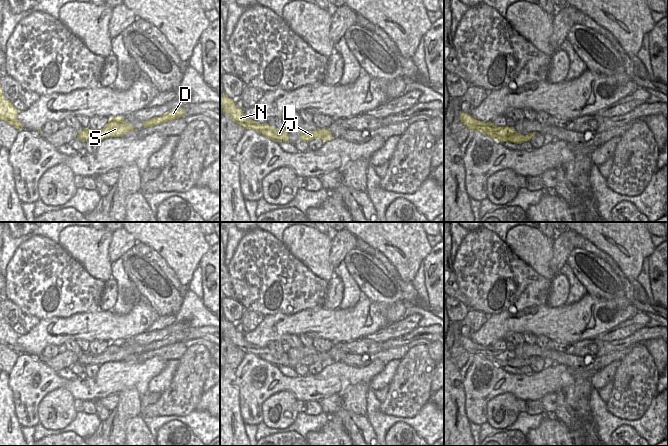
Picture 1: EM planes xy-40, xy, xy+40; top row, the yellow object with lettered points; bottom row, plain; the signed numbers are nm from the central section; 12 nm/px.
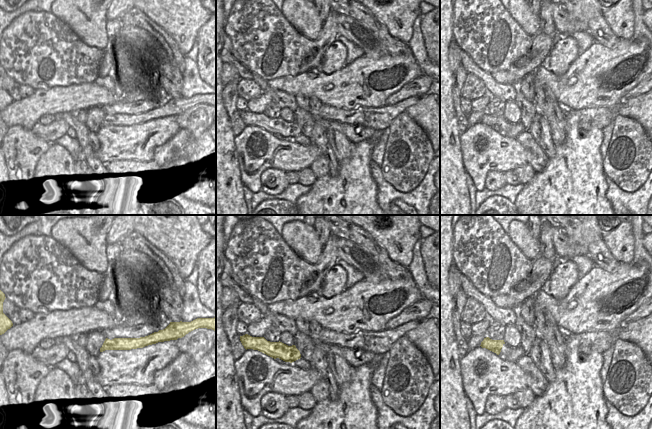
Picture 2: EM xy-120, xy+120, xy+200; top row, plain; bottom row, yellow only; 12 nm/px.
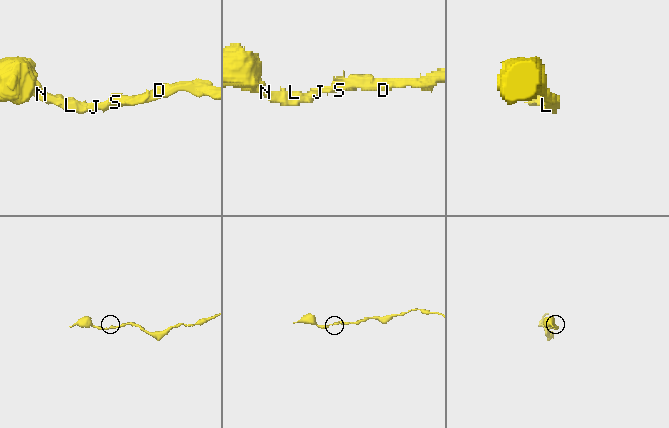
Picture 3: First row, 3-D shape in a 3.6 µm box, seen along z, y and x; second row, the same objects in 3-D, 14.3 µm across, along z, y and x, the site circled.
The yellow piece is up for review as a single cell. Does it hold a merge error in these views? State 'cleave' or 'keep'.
keep

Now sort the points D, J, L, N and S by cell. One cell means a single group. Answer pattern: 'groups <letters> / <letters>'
groups D J L N S

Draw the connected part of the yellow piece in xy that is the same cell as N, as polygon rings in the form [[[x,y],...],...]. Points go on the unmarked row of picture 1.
[[[224,316],[220,319],[220,330],[223,333],[223,337],[227,337],[233,345],[242,350],[245,354],[252,353],[278,367],[281,365],[289,367],[287,352],[276,353],[267,347],[260,348],[247,342],[244,335],[236,330],[235,324],[230,323]]]

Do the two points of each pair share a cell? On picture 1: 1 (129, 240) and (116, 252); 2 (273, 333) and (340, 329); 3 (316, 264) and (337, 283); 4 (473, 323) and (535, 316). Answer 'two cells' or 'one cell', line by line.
1: one cell
2: one cell
3: two cells
4: two cells

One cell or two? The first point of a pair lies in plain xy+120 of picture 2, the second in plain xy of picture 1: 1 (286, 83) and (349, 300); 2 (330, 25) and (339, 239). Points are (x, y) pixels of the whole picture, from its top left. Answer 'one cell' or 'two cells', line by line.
1: two cells
2: one cell

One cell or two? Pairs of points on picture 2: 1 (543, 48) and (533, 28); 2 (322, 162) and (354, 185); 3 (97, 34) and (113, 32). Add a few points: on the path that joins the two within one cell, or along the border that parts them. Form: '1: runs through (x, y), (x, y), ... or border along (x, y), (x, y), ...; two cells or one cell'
1: border along (539, 31), (532, 38); two cells
2: border along (328, 173), (316, 178); two cells
3: border along (106, 21), (108, 42); two cells

